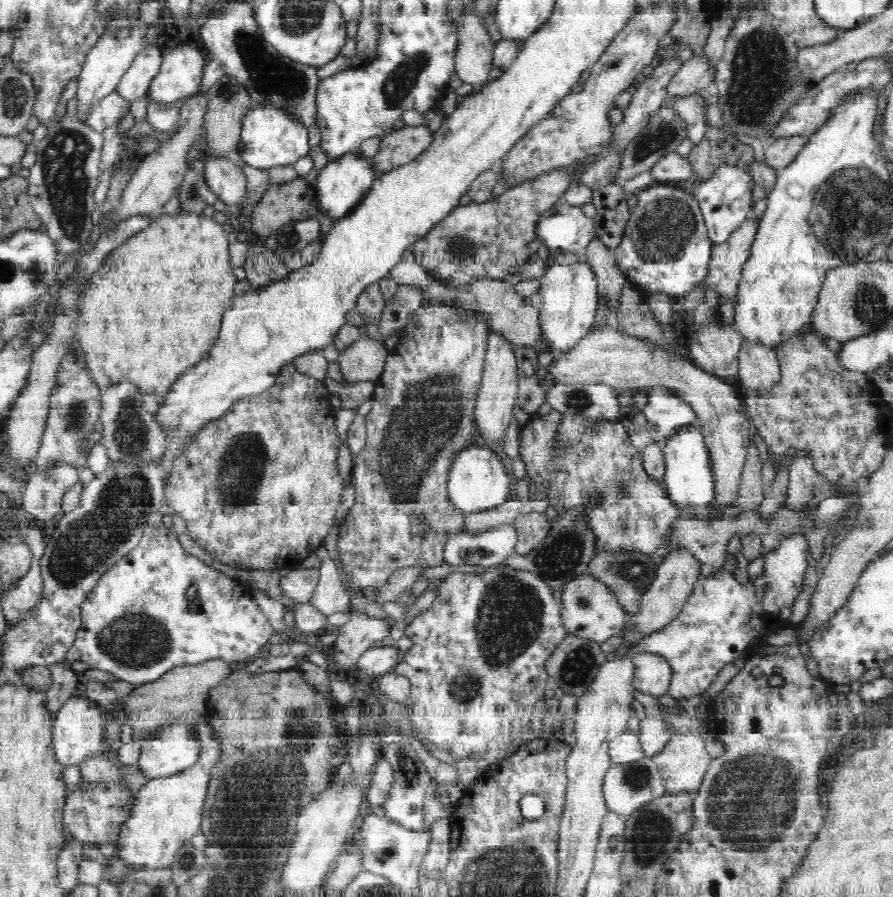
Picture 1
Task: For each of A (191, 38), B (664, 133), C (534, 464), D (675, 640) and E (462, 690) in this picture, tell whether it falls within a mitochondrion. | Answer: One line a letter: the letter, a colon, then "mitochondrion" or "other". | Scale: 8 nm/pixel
A: other
B: mitochondrion
C: other
D: other
E: mitochondrion

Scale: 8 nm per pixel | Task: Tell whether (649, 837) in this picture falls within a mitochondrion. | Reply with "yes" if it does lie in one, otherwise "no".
yes

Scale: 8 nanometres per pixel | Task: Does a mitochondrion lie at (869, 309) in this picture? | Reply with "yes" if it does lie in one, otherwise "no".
yes

